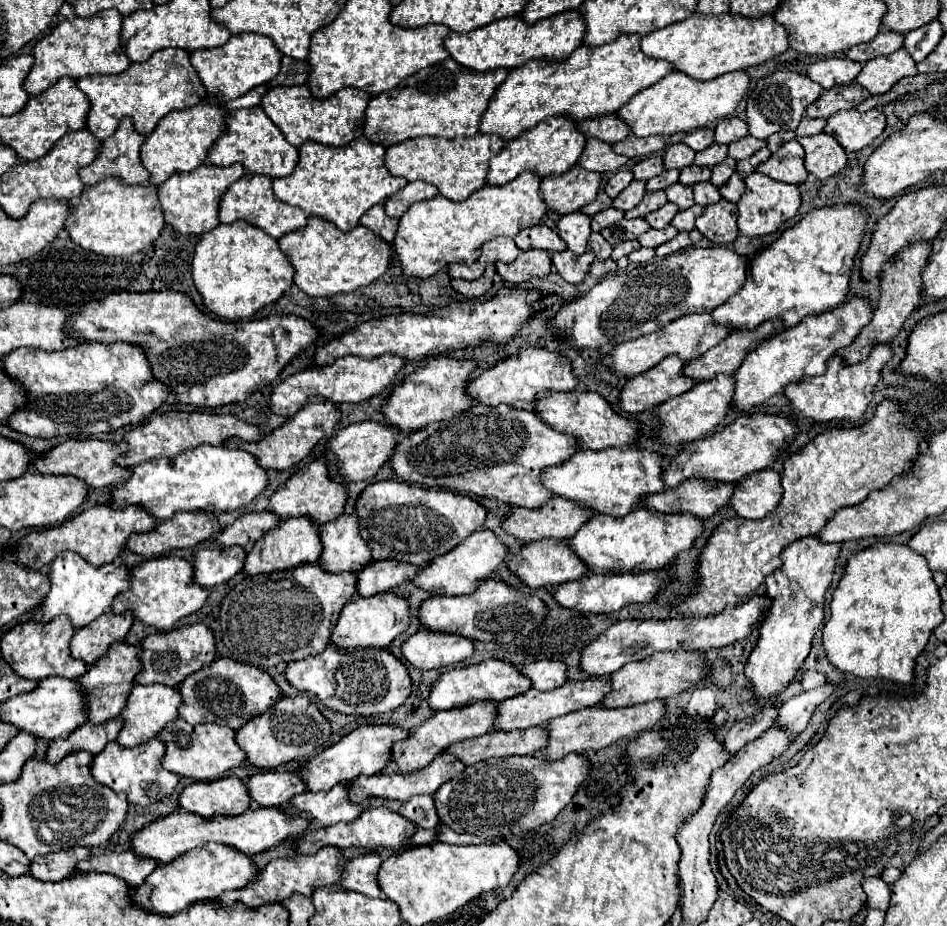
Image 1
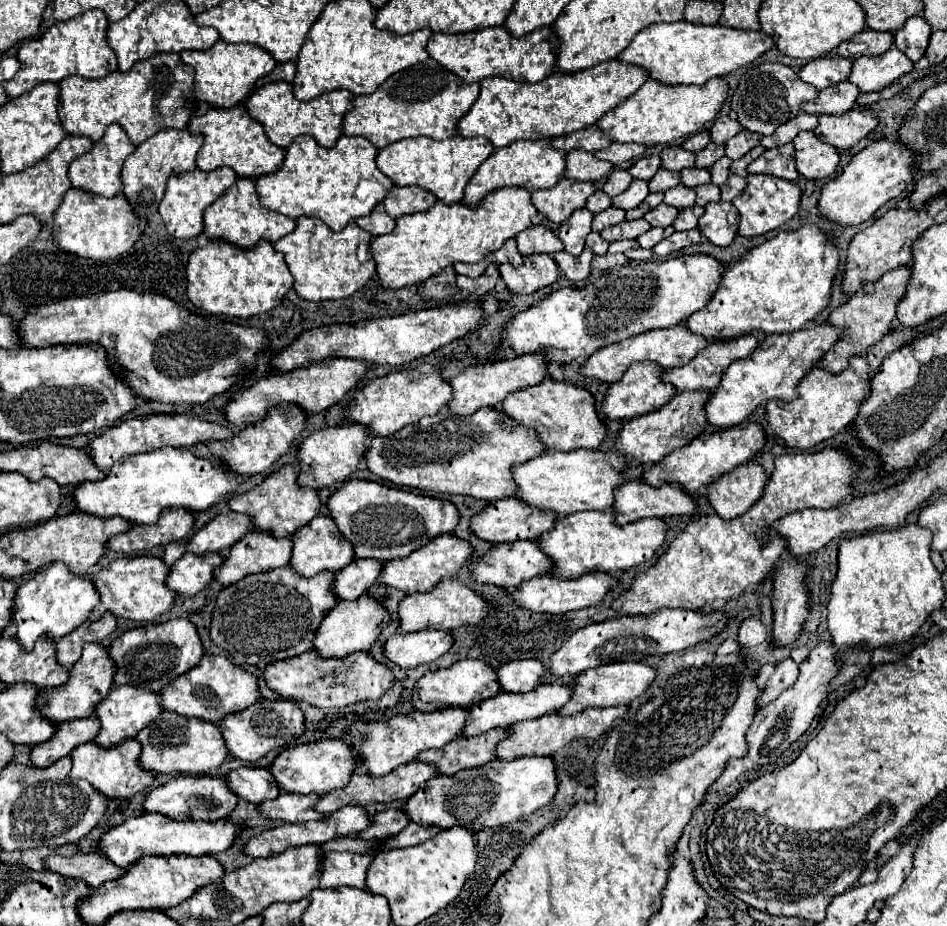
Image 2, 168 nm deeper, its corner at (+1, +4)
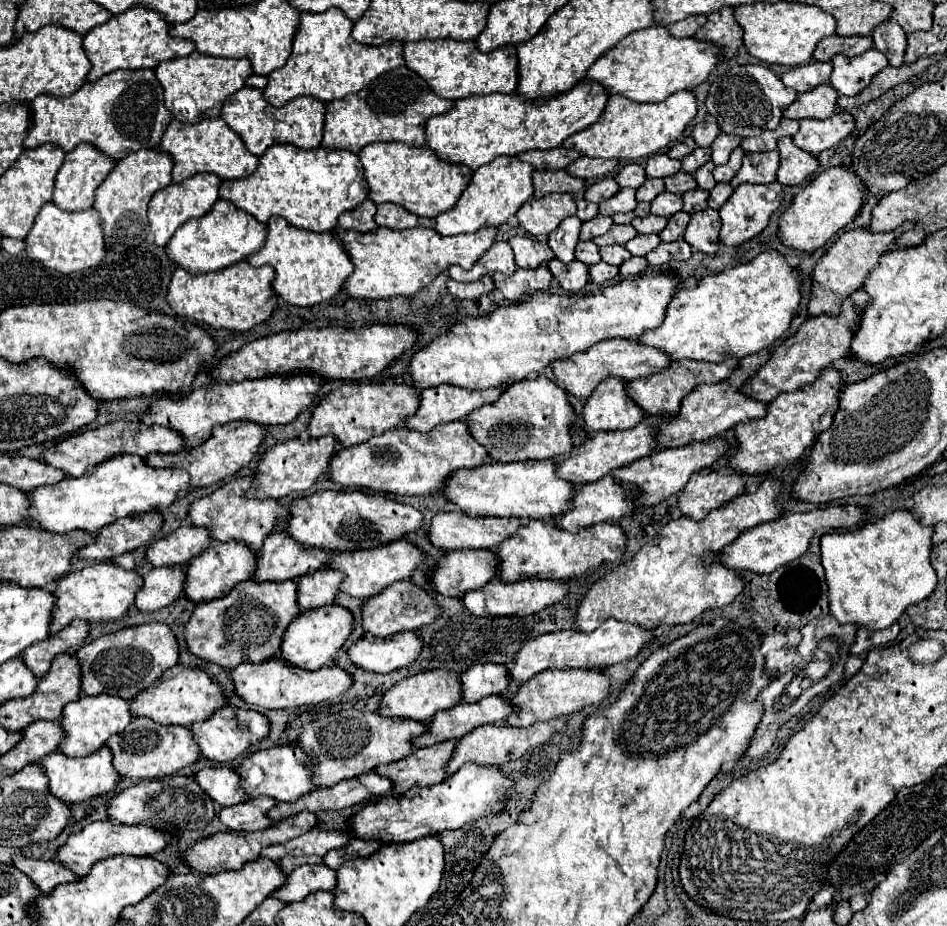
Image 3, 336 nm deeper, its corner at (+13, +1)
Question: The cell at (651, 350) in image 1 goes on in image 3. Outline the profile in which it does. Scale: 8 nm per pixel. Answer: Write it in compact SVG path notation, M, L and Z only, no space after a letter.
M608 339L602 343L592 345L588 351L576 353L570 359L554 363L554 375L556 381L570 391L576 397L590 397L590 393L596 389L596 385L606 377L622 377L626 381L634 381L640 377L650 377L654 373L664 371L670 365L670 357L650 345L644 345L640 341L628 341L628 339Z

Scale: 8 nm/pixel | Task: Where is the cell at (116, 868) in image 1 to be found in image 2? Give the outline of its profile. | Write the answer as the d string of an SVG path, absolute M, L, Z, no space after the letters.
M52 854L48 856L48 862L44 860L44 868L48 864L48 870L72 878L72 880L82 880L90 888L100 888L108 880L116 880L118 876L124 874L124 868L118 868L116 864L108 862L108 858L98 856L98 854L76 854L76 856L58 856Z

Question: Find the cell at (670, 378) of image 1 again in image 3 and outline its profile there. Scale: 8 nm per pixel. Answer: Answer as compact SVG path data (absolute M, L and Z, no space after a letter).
M608 377L592 391L582 411L588 433L632 429L642 421L644 411L628 397L626 385L620 377Z

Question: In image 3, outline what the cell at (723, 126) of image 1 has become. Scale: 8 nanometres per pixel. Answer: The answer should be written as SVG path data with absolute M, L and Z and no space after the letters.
M708 119L708 121L702 121L694 127L692 131L692 137L696 141L698 147L710 147L712 141L718 137L720 129L718 129L718 123L714 119Z

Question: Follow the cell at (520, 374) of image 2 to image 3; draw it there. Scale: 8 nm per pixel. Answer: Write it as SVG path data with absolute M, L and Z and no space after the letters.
M454 385L428 387L420 393L420 409L406 419L406 427L416 431L430 431L436 425L466 419L474 409L494 403L504 393L502 387L470 391Z

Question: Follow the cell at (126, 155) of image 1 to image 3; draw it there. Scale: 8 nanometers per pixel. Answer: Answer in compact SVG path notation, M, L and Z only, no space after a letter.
M80 143L74 151L66 153L66 159L56 175L56 187L52 201L64 209L64 211L86 211L94 205L94 193L100 187L100 183L106 179L106 175L112 171L116 161L112 161L106 153L96 149L90 143Z

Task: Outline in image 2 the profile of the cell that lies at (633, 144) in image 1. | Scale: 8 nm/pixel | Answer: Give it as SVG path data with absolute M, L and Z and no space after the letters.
M610 144L608 148L600 150L600 152L594 152L594 156L598 160L606 160L606 162L612 162L614 166L622 164L622 162L628 162L628 160L636 160L640 156L644 156L646 152L646 146L644 144Z

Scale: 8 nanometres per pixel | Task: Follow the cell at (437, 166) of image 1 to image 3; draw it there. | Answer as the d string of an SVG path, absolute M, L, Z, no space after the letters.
M370 143L360 151L364 177L374 203L398 203L420 217L438 217L454 207L464 187L468 187L472 169L438 157L430 147L408 147L404 143Z

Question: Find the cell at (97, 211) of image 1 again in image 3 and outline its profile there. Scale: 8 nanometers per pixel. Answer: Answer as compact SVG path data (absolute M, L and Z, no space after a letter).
M48 201L36 215L34 227L26 235L26 251L32 259L38 259L44 267L56 269L60 273L74 273L98 265L104 259L104 233L102 219L96 209L68 213Z

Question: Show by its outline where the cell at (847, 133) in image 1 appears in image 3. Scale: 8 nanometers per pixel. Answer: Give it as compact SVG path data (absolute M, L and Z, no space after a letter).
M838 111L824 121L802 119L800 131L792 139L800 149L812 151L816 155L820 151L838 145L852 133L852 129L854 129L854 117L846 111Z

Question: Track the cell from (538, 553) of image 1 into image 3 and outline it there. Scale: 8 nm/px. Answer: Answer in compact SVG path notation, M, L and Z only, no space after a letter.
M458 549L440 559L434 589L446 597L462 597L498 577L500 559L492 549Z

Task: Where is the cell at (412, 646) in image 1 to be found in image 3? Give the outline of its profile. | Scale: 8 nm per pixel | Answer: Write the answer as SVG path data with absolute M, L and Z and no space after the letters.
M414 631L392 637L364 637L348 649L348 657L358 667L374 673L390 673L408 667L420 657L422 639Z

